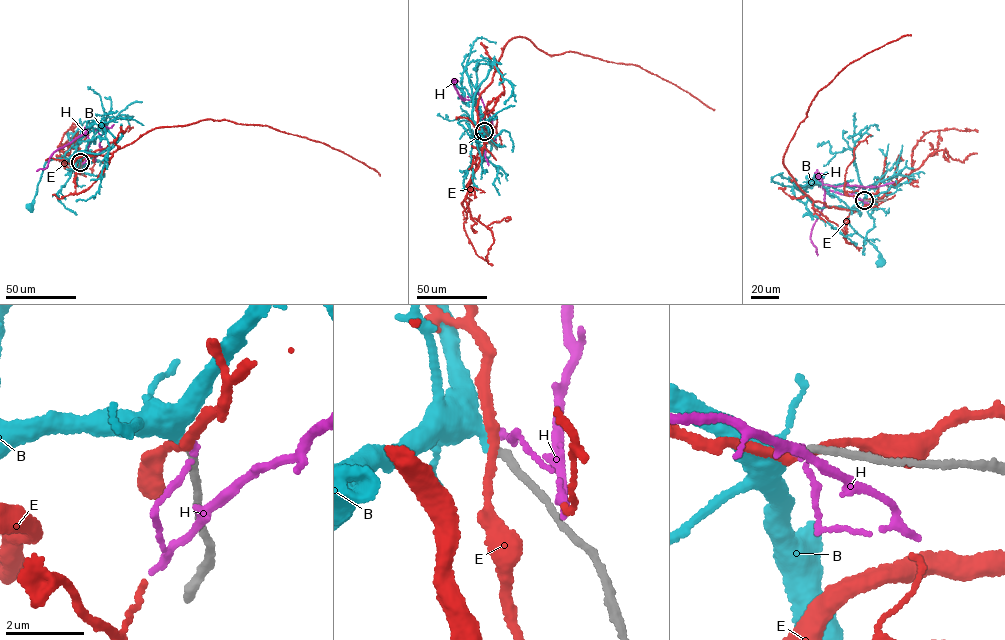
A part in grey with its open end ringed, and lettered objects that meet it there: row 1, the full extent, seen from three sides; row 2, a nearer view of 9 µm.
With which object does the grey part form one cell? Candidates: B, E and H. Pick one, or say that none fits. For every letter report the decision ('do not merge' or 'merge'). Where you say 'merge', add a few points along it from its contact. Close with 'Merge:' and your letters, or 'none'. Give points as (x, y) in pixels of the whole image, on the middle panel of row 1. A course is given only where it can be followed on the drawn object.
B: merge; course (484, 131), (480, 132), (479, 125), (468, 121), (458, 122), (469, 136), (476, 140), (478, 137)
E: do not merge
H: do not merge
Merge: B

